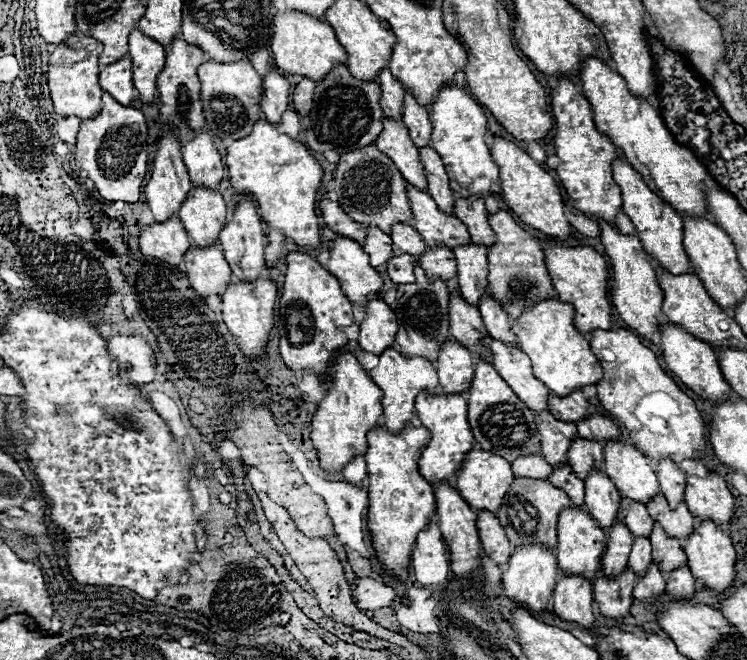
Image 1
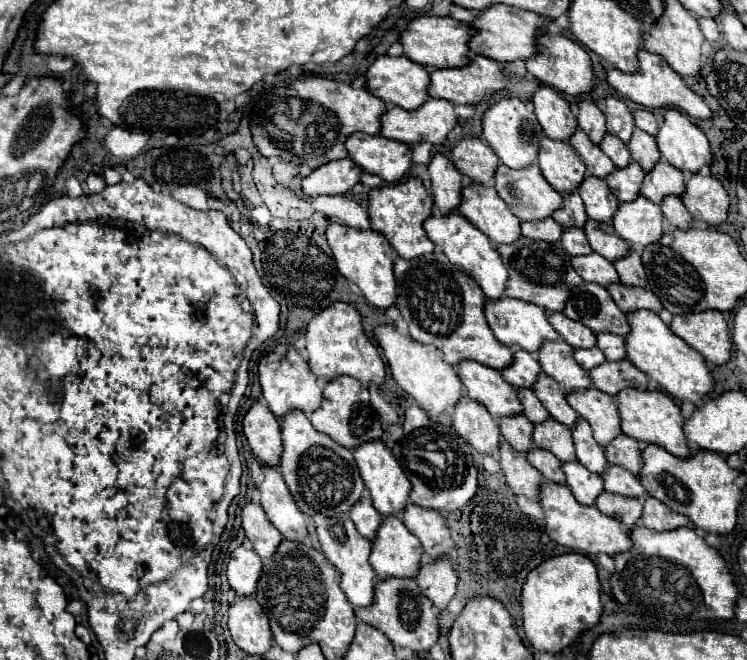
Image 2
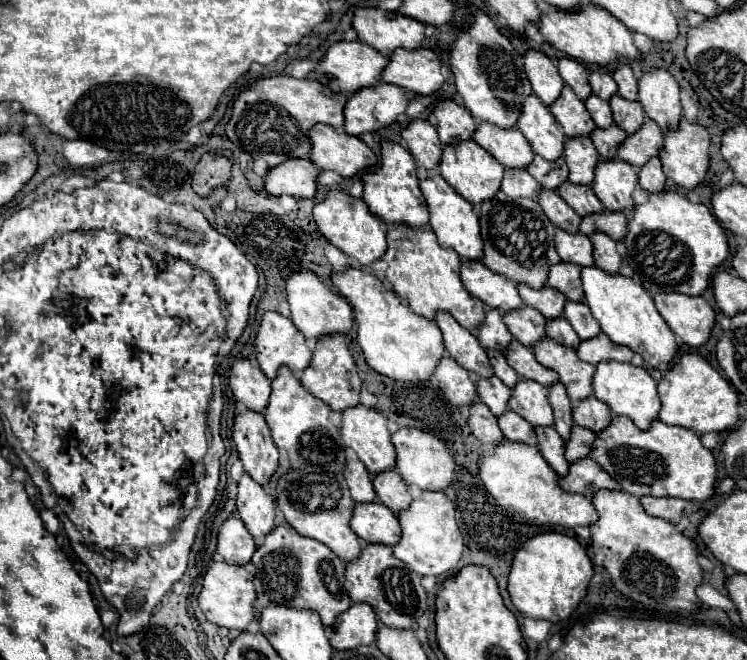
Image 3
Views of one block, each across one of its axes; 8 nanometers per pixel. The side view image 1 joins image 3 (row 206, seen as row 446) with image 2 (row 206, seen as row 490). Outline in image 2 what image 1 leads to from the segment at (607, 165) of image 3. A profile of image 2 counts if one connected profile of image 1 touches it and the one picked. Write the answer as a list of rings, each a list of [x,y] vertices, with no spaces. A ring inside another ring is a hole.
[[[644,196],[620,204],[612,226],[616,234],[632,246],[648,246],[662,238],[662,210]]]

